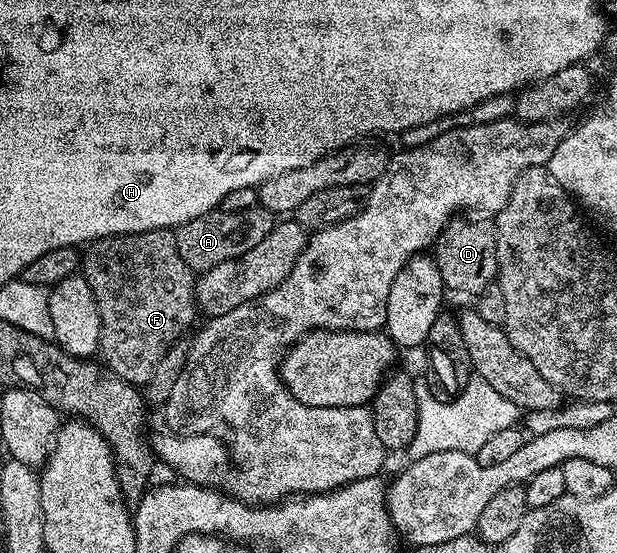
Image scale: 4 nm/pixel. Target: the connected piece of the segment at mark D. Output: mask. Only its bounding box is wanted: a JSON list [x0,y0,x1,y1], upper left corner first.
[432,217,498,297]

